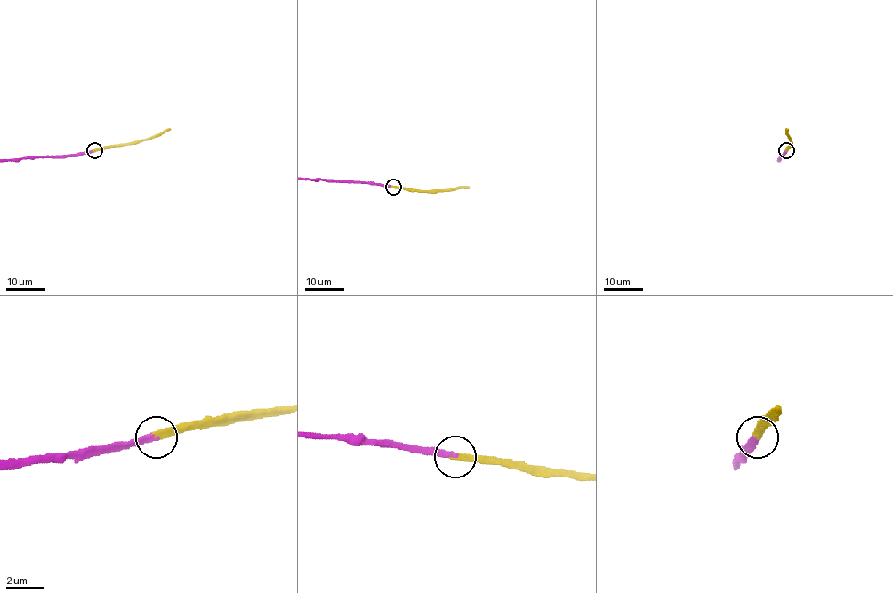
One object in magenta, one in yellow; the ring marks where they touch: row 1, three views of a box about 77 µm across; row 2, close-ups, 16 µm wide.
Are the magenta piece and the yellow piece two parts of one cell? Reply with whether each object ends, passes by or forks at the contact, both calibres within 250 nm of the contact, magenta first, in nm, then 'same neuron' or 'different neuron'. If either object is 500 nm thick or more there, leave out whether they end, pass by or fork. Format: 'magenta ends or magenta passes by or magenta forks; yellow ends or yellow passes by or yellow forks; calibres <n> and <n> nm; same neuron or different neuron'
magenta ends; yellow ends; calibres 300 and 360 nm; same neuron

